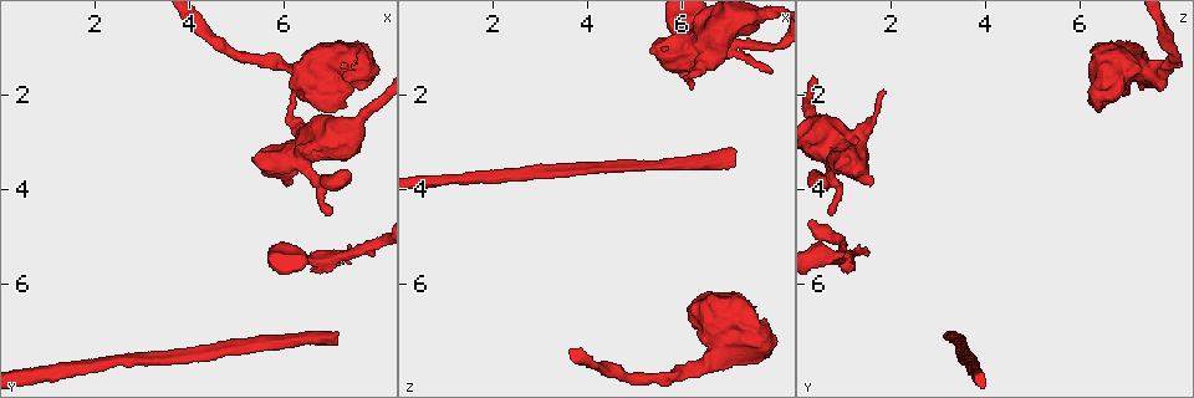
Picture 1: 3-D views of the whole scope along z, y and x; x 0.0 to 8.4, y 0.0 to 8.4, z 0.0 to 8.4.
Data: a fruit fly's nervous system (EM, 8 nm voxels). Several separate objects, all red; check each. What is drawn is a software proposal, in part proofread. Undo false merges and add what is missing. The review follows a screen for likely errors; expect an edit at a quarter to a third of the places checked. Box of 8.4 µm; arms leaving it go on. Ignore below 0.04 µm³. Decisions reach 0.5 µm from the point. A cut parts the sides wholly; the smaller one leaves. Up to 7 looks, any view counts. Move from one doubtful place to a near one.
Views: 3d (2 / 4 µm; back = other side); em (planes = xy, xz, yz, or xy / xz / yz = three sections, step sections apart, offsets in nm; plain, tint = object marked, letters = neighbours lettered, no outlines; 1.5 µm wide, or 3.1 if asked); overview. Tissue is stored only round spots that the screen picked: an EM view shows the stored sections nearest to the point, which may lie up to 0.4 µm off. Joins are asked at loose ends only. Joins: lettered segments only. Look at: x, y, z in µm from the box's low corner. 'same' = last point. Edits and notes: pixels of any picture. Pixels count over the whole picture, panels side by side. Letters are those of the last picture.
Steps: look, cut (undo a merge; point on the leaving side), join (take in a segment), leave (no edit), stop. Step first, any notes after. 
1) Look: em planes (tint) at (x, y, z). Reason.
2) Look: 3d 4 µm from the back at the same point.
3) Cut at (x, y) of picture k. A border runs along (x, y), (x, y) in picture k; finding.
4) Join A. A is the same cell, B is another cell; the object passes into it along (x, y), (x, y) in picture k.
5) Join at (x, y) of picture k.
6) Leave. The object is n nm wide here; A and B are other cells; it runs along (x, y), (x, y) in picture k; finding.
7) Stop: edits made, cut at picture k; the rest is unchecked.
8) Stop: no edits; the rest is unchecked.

Look: 3d 2 µm at (6.90, 4.50, 0.80).

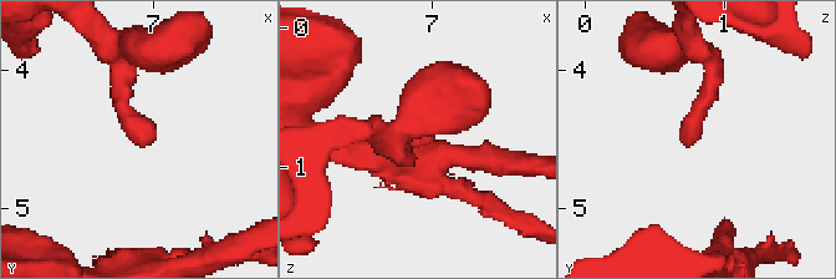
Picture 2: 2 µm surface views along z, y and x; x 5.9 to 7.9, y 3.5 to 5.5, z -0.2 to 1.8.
Look: em xz step 4 (letters) at (6.94, 4.52, 0.72). Shape alone is not enough.

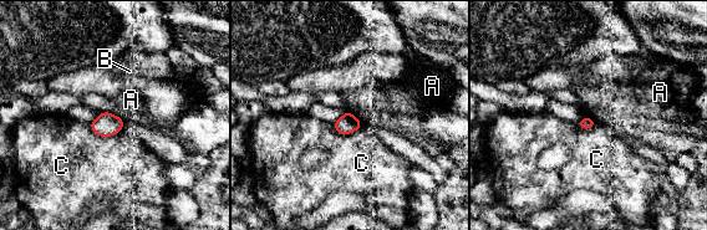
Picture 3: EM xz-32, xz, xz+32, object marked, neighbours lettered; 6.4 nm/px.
Leave. A, B and C are other cells; a border runs along (349, 112), (362, 124) in picture 3; no lettered segment goes on from it.

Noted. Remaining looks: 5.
Look: 3d 4 µm at (6.25, 2.00, 1.80). Thin end.

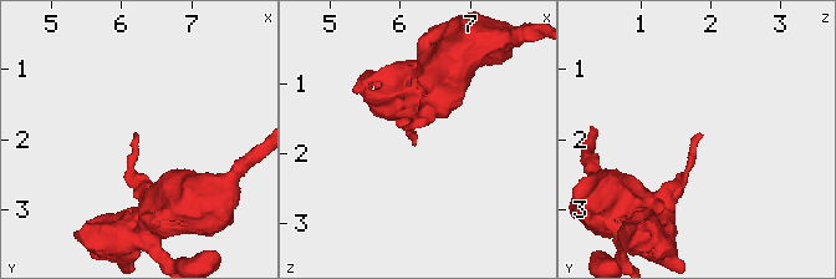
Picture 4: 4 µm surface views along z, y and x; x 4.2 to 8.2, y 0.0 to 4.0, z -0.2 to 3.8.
Look: em planes (letters) at (6.20, 1.95, 1.85). Now the EM.

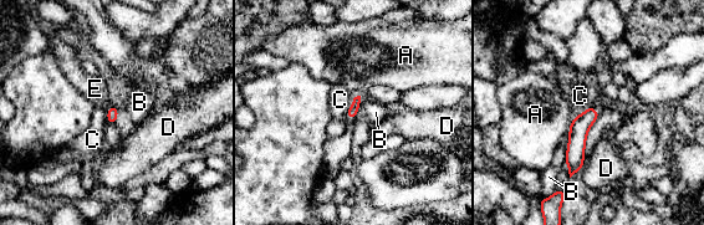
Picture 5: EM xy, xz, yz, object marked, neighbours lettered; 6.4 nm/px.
Join E. E is the same cell, A, B, C and D are other cells; the neuron continues.

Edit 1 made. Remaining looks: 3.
Look: overview.

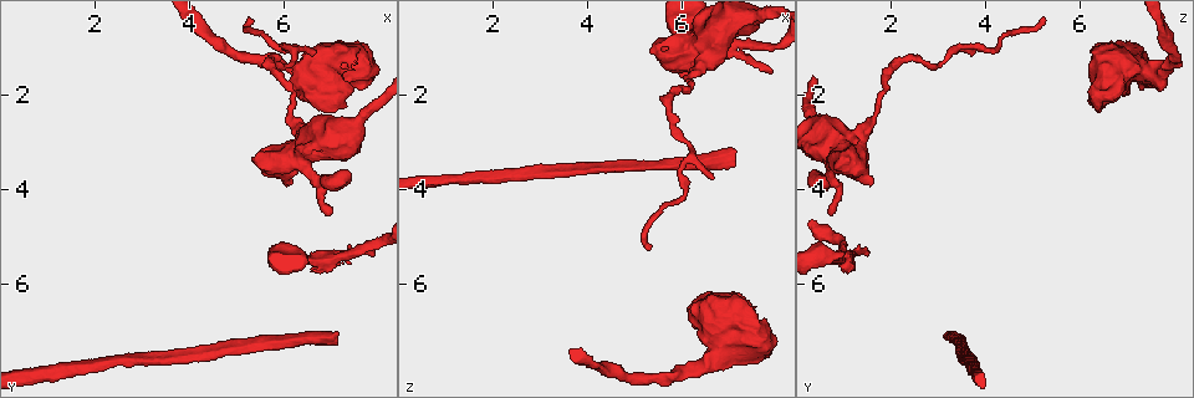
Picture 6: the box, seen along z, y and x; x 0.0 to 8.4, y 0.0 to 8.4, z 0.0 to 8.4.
Look: em planes (plain) at (6.50, 1.20, 3.70). Thin end.

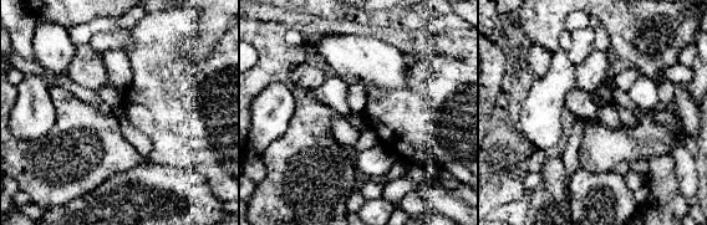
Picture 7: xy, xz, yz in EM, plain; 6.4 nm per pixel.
Look: em planes (letters) at the same point.

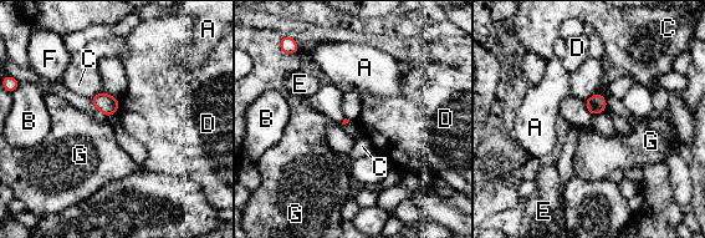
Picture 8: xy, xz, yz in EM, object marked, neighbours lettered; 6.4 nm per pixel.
Leave. A, B, C, D, E, F and G are other cells; a border runs along (281, 51), (297, 52) in picture 8; no lettered segment goes on from it.

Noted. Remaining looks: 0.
Stop: edits made, join at picture 5; the rest is unchecked.

